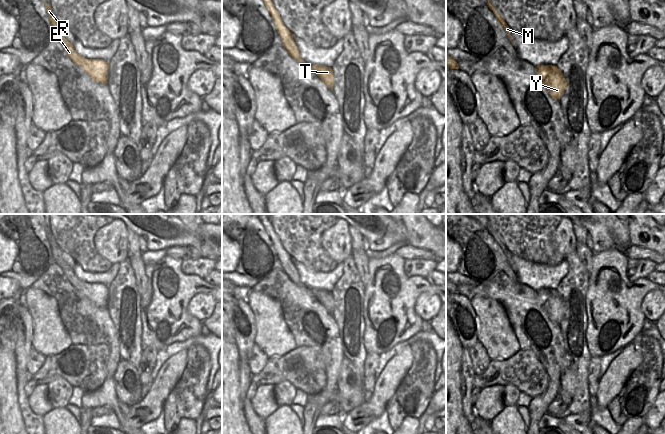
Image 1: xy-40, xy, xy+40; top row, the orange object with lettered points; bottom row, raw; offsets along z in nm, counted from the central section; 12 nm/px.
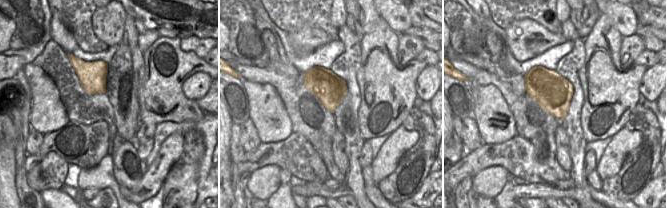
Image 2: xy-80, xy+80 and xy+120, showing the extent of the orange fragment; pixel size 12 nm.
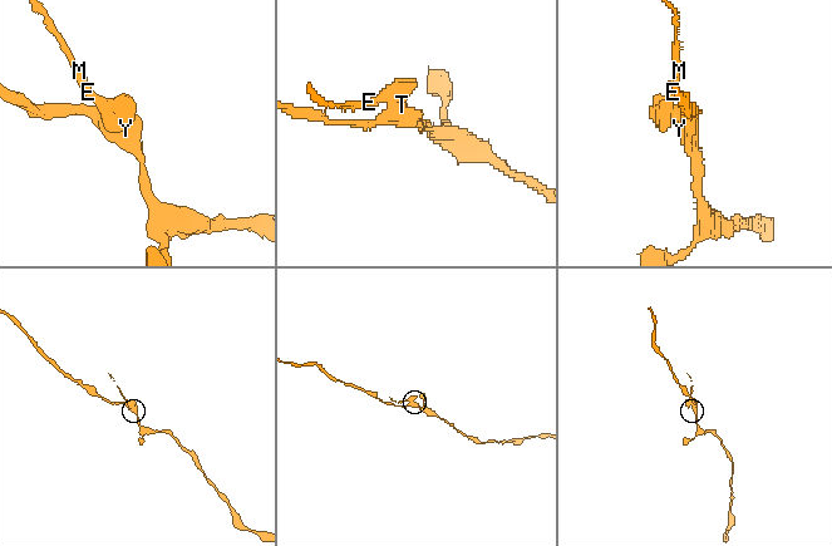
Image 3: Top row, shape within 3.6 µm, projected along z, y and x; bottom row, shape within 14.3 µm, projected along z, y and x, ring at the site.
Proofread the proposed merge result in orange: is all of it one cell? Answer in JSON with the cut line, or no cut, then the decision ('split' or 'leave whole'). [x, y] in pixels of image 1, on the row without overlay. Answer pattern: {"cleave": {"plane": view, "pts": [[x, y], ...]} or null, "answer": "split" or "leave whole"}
{"cleave": {"plane": "xy", "pts": [[321, 289], [317, 293], [317, 299]]}, "answer": "split"}

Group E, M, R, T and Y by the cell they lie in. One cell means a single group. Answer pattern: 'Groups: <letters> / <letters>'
Groups: E M R / T Y.

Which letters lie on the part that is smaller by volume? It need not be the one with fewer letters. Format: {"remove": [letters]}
{"remove": ["E", "M", "R"]}

